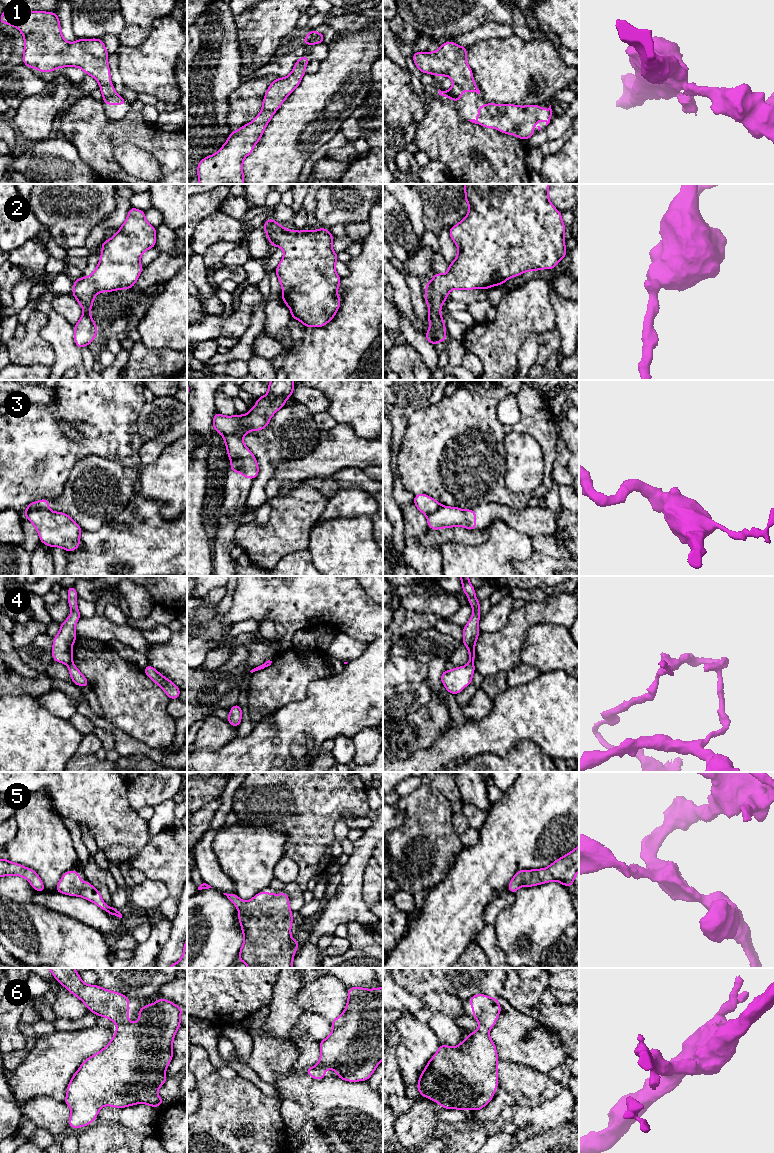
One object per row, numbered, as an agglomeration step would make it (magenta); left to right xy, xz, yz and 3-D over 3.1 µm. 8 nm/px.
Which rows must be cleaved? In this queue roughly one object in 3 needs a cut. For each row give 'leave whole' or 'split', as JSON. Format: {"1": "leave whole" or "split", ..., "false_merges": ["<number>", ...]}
{"1": "leave whole", "2": "leave whole", "3": "split", "4": "split", "5": "leave whole", "6": "leave whole", "false_merges": ["3", "4"]}

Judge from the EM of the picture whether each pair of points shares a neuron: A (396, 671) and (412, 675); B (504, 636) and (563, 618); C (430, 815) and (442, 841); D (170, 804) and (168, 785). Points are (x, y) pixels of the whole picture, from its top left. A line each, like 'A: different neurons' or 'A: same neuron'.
A: same neuron
B: same neuron
C: same neuron
D: different neurons

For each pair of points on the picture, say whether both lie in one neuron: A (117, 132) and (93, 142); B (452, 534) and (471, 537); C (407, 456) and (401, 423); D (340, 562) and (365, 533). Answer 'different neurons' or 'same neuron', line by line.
A: same neuron
B: same neuron
C: different neurons
D: same neuron

